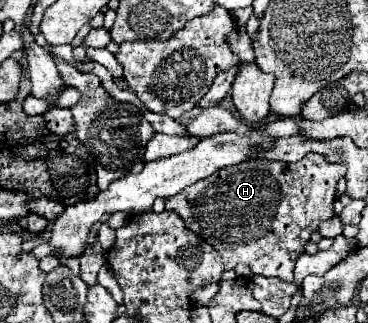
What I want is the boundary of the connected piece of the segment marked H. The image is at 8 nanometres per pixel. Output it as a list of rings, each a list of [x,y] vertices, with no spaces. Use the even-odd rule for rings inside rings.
[[[306,154],[300,162],[294,164],[256,158],[226,166],[212,176],[190,184],[182,192],[166,198],[166,210],[180,214],[192,232],[200,234],[208,244],[212,244],[220,252],[226,270],[234,268],[236,264],[246,264],[250,266],[252,274],[276,276],[284,282],[292,282],[296,258],[304,252],[304,244],[310,240],[310,234],[318,230],[322,220],[334,216],[336,184],[344,176],[346,164],[332,164],[322,154]]]

